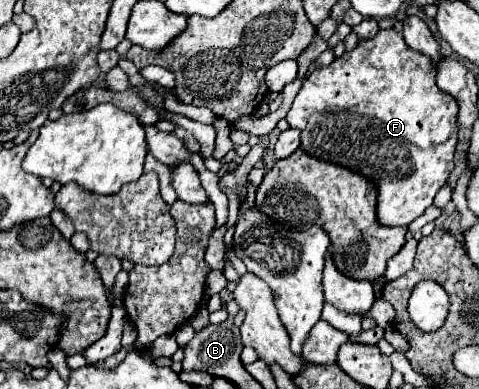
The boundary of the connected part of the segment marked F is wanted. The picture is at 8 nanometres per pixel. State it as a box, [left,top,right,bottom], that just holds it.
[287,30,459,226]

